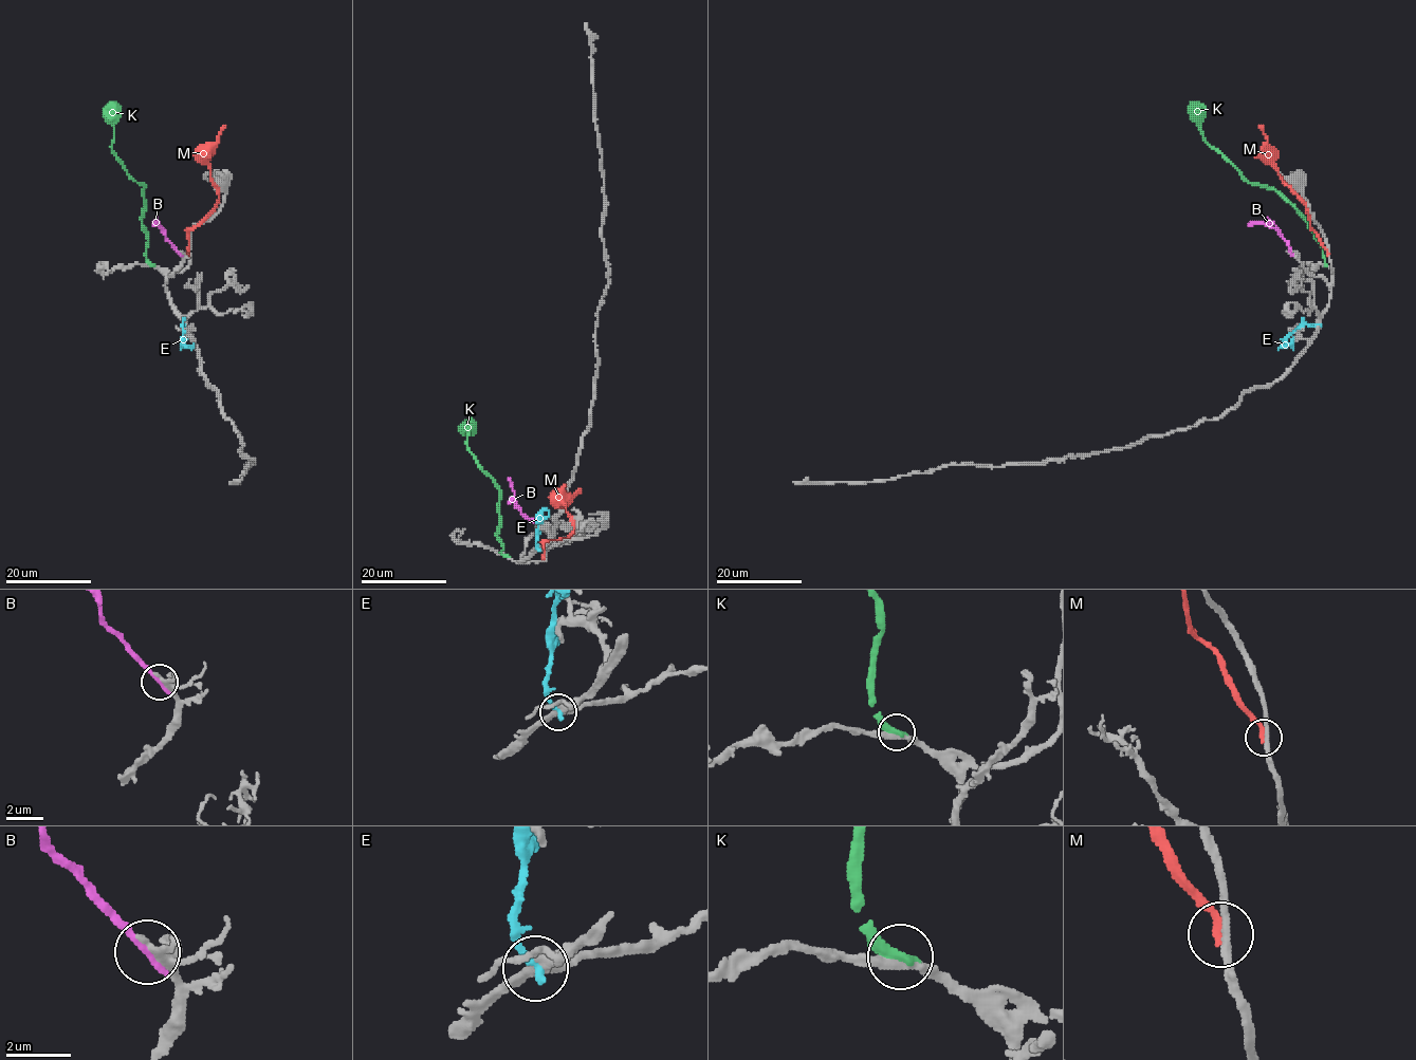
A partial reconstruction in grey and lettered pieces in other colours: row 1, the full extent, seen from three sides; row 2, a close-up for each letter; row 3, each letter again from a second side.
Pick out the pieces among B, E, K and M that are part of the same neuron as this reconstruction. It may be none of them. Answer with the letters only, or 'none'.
none

